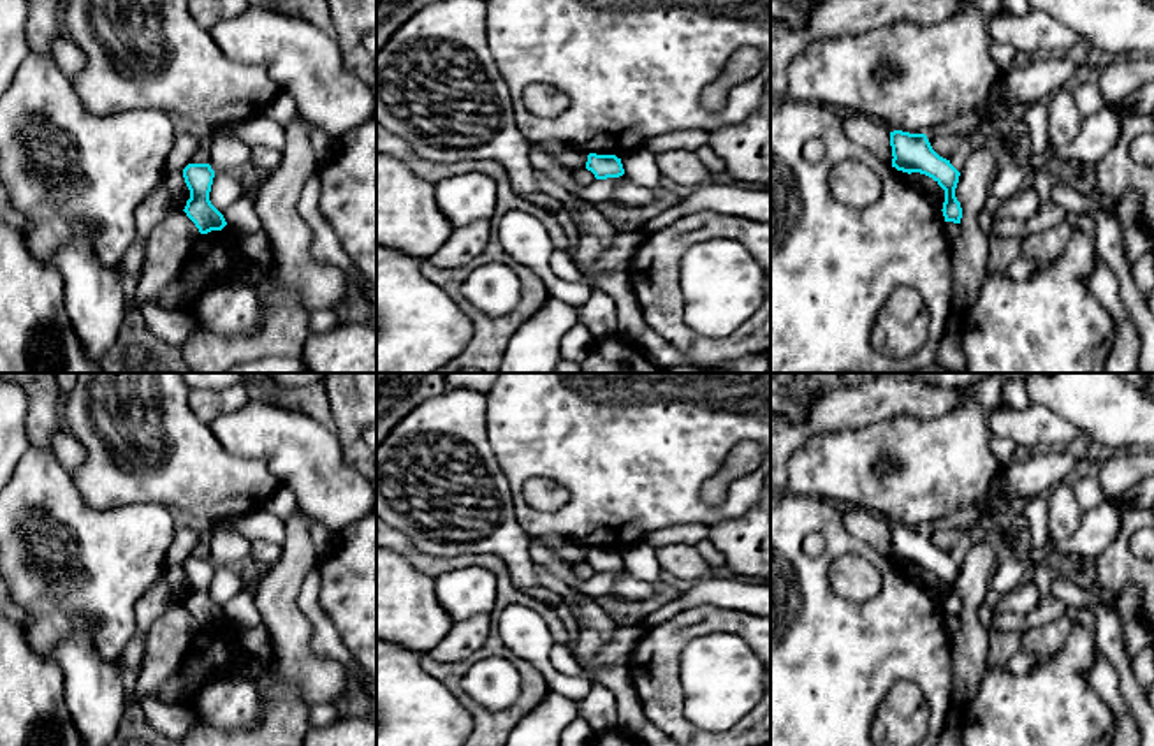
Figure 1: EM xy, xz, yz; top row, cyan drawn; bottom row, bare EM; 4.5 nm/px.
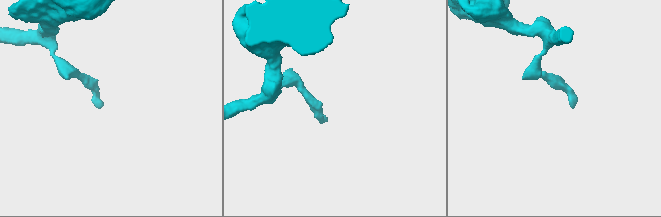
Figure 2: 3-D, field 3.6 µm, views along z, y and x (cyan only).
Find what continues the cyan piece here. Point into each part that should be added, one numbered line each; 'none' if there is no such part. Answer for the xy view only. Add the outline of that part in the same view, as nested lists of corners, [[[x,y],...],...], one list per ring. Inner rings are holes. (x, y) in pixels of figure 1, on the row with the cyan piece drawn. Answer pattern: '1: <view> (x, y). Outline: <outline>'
none

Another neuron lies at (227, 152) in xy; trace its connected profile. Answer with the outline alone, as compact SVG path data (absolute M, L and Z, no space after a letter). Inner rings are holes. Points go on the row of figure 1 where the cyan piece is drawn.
M220 127L213 134L209 157L215 172L236 172L250 162L250 146L229 127Z

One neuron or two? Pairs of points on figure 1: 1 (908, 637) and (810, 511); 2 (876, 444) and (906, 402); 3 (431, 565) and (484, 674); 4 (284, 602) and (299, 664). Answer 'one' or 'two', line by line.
1: one
2: two
3: two
4: one

